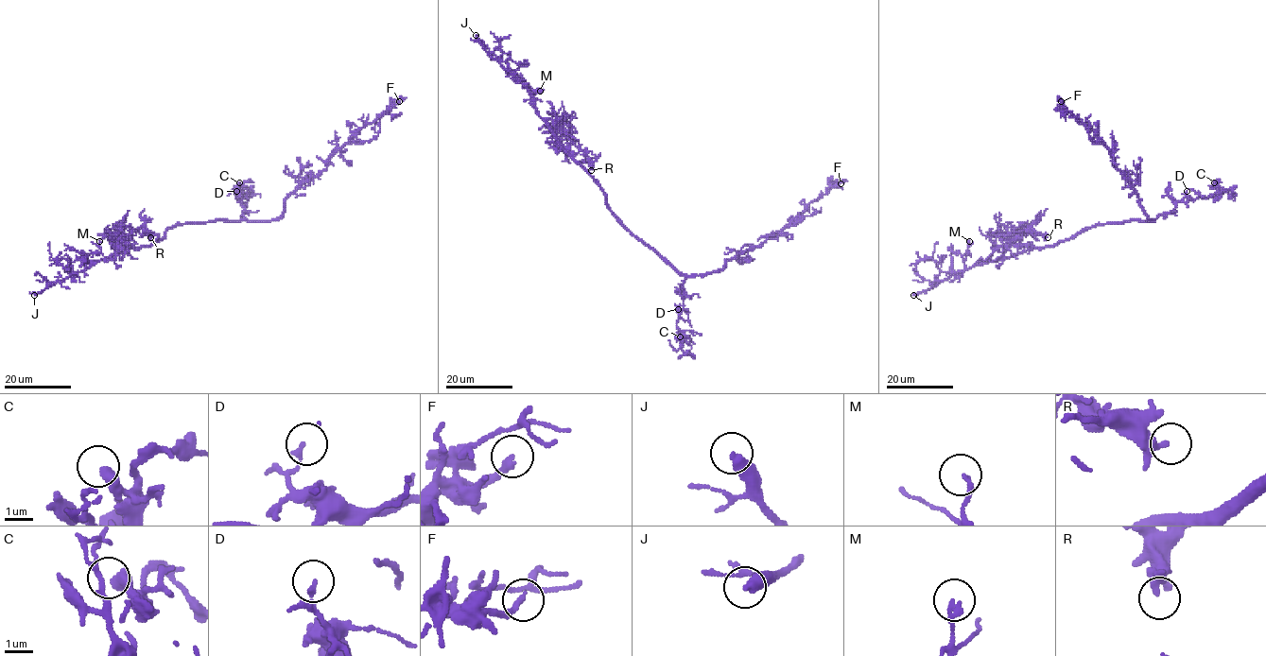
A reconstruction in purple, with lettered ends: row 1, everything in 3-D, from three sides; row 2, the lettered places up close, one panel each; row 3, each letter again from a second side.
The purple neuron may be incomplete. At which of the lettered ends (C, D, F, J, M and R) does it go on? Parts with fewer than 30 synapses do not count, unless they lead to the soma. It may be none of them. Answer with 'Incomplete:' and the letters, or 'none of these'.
Incomplete: J

